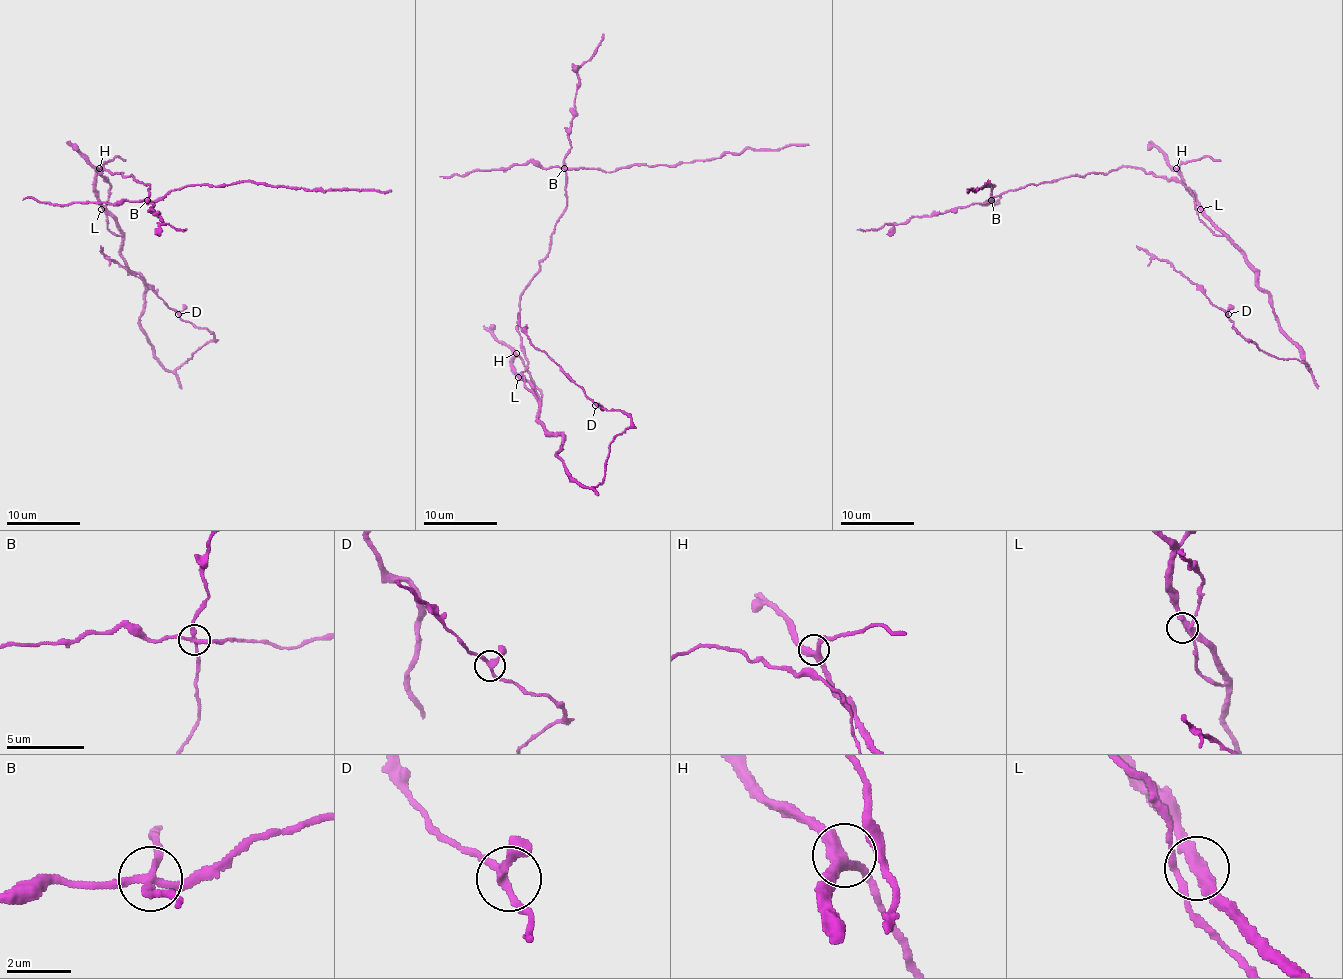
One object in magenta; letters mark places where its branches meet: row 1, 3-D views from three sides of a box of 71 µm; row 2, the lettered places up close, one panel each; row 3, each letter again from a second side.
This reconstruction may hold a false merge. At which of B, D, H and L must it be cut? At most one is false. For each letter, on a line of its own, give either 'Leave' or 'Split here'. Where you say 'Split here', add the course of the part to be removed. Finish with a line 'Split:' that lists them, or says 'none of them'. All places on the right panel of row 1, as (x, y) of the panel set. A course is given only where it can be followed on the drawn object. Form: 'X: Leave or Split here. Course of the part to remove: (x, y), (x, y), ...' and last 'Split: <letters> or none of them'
B: Split here. Course of the part to remove: (991, 199), (991, 190), (995, 186), (988, 184), (988, 181), (976, 190), (967, 190)
D: Leave
H: Leave
L: Leave
Split: B

